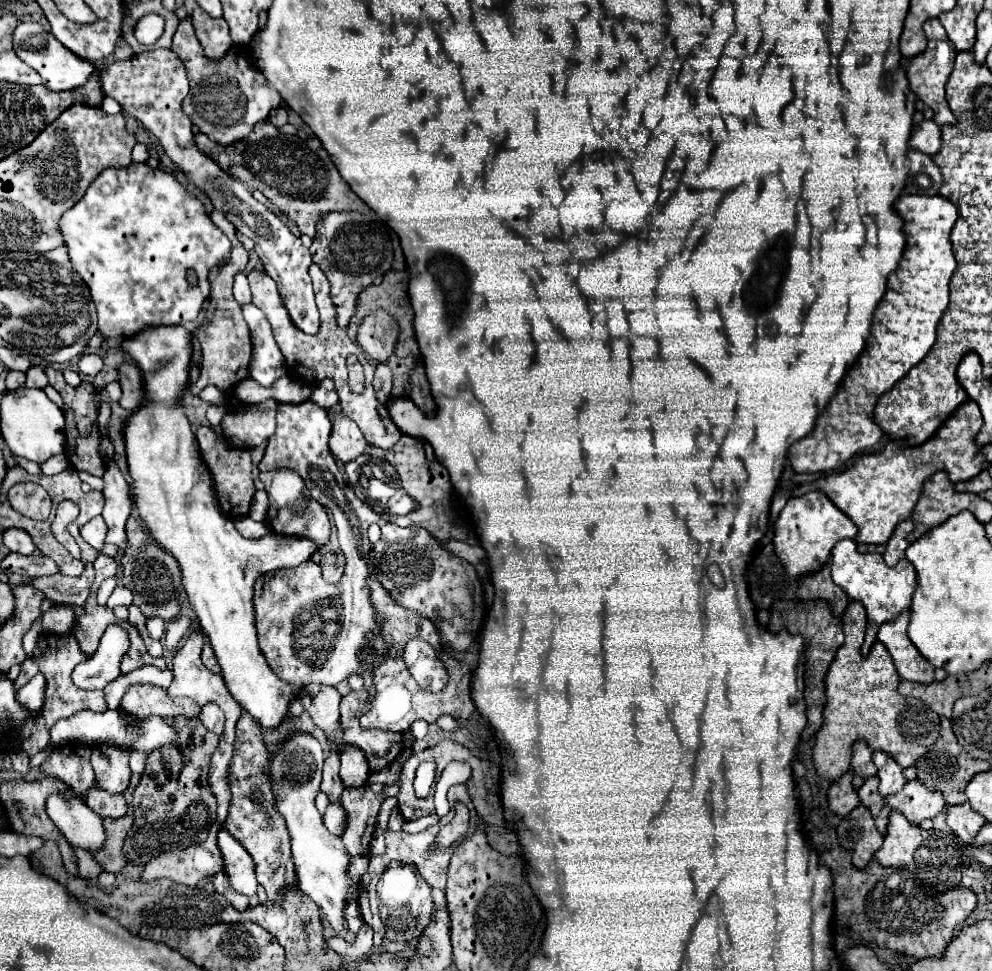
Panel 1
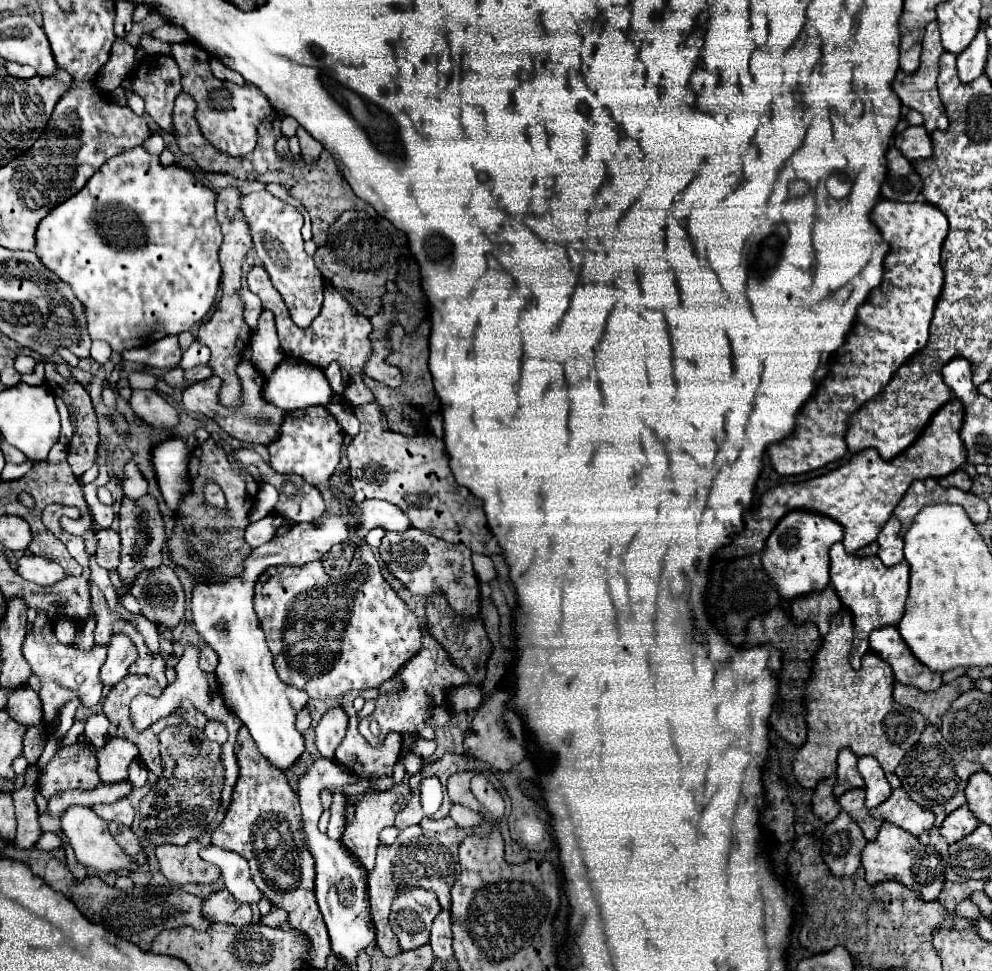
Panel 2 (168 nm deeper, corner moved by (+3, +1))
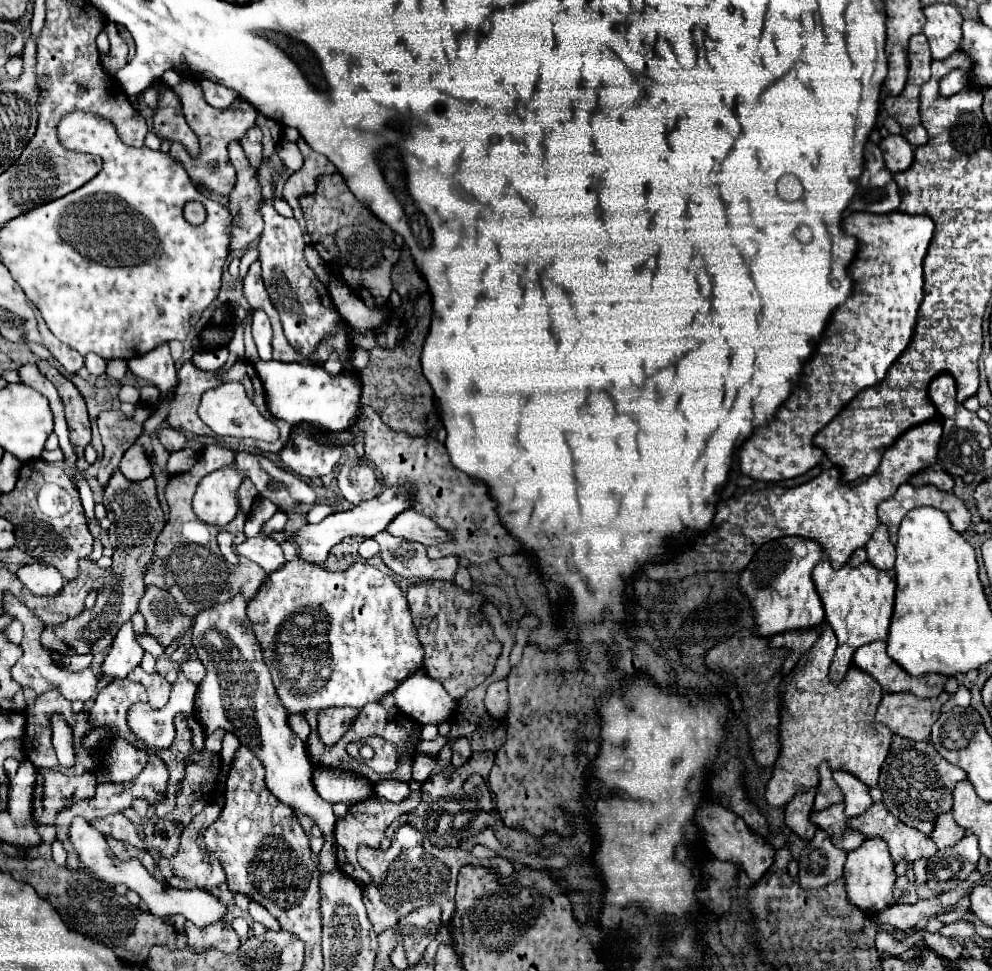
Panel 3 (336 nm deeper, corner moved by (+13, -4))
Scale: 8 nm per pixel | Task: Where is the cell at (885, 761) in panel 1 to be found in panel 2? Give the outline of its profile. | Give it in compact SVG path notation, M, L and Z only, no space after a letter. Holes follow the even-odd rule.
M860 757L858 759L858 771L866 781L866 807L872 809L888 799L892 793L892 787L886 779L886 773L882 771L878 759L872 757Z

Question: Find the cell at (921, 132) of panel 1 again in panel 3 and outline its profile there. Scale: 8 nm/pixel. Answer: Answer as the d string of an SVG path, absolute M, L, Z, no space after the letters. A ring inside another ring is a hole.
M886 136L882 138L878 148L882 148L886 168L892 174L908 170L914 160L914 148L906 140L902 140L902 136Z

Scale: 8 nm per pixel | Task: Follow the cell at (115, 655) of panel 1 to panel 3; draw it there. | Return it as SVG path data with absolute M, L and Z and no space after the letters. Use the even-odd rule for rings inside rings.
M130 622L122 624L122 628L118 630L112 650L104 660L104 674L112 676L112 678L126 678L130 670L134 670L136 666L140 666L144 656L144 648L136 642L136 632L132 628Z

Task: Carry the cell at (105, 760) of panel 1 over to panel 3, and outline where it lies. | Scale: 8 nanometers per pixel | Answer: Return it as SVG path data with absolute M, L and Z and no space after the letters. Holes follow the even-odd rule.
M116 738L104 746L102 760L104 762L94 770L98 782L126 782L142 772L148 762L148 752L124 738Z

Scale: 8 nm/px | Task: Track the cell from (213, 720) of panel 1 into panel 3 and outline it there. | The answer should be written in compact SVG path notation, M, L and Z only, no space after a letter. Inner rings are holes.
M216 730L214 734L210 734L208 738L206 738L206 742L204 742L204 746L206 746L206 750L210 750L210 752L220 752L220 748L222 748L222 738L224 738L224 730Z

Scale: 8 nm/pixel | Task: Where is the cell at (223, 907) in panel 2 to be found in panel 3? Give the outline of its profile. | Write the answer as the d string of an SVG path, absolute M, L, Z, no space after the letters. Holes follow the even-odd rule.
M186 922L186 938L188 938L188 946L194 950L218 948L220 952L226 952L226 954L236 952L240 944L234 928L228 922L216 922L206 928L198 928Z

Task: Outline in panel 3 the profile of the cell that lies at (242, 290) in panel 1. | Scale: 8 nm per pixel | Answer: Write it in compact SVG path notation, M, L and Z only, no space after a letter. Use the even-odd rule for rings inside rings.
M244 322L240 326L236 326L236 334L232 338L232 342L228 344L228 350L230 350L230 362L238 360L238 358L244 358L244 340L242 340L242 330L244 330Z

